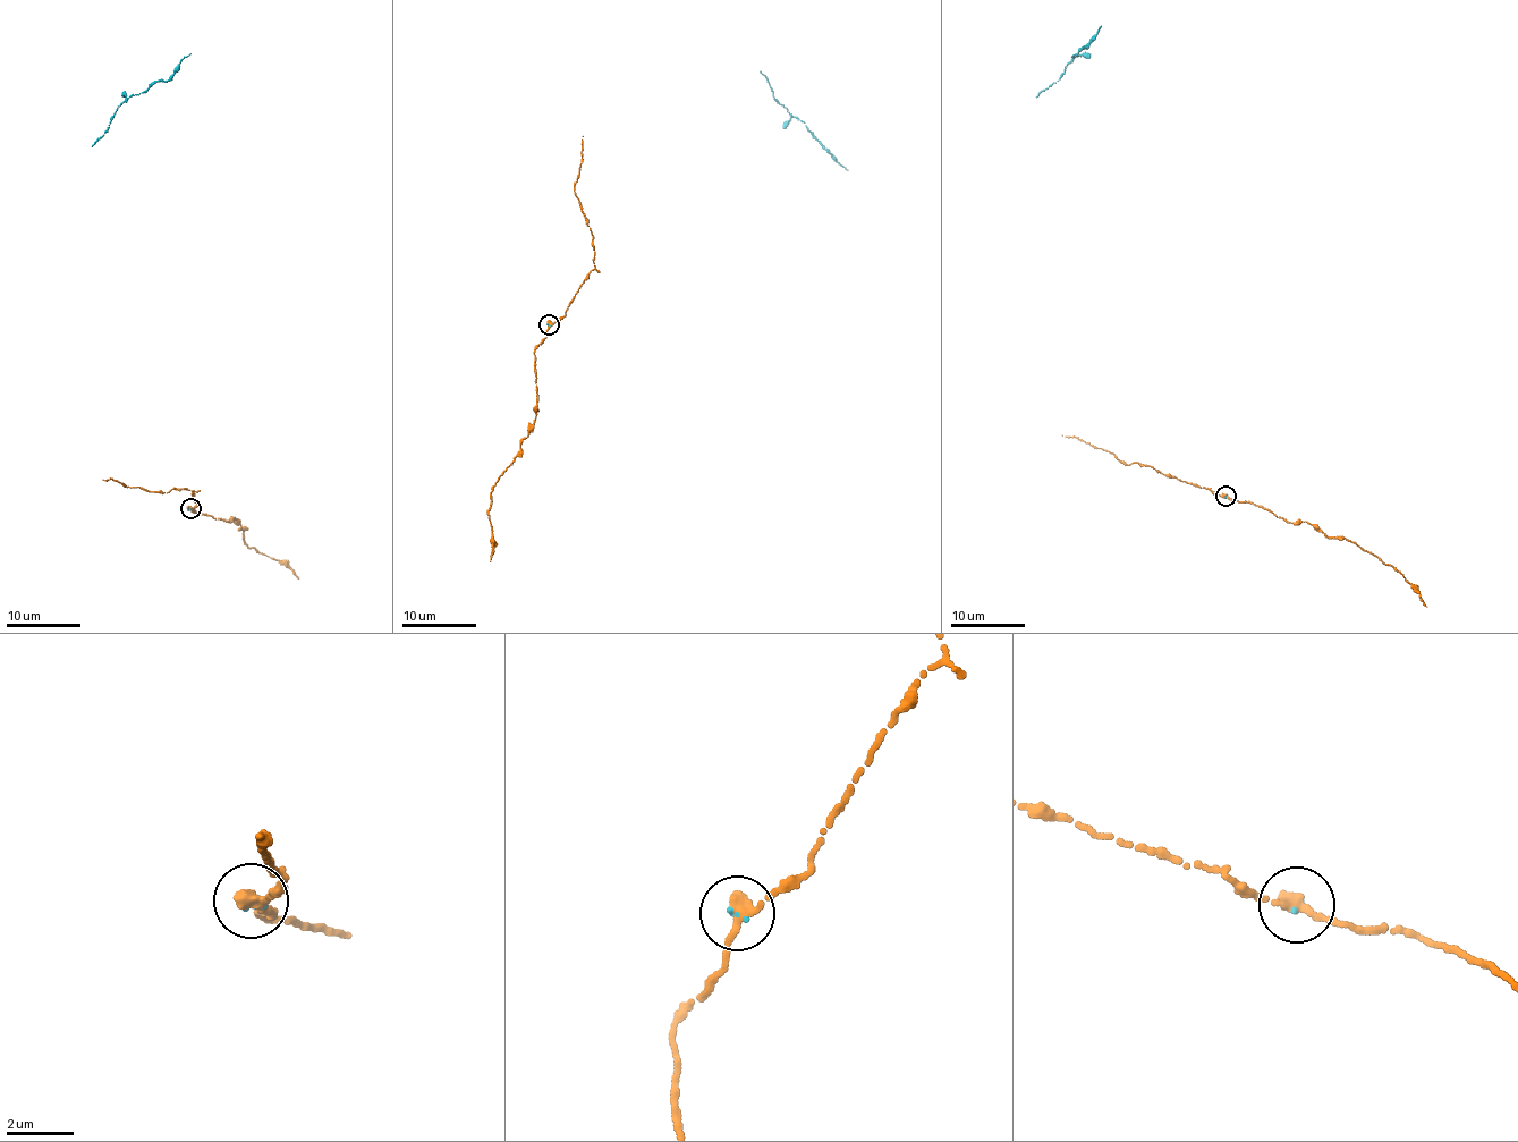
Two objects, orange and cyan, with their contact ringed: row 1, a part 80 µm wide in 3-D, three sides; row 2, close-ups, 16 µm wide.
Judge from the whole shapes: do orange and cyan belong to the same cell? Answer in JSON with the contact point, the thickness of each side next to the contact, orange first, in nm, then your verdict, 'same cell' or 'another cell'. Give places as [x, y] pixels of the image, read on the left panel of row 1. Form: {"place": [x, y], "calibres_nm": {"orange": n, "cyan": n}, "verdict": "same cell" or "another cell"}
{"place": [191, 508], "calibres_nm": {"orange": 340, "cyan": 130}, "verdict": "same cell"}

